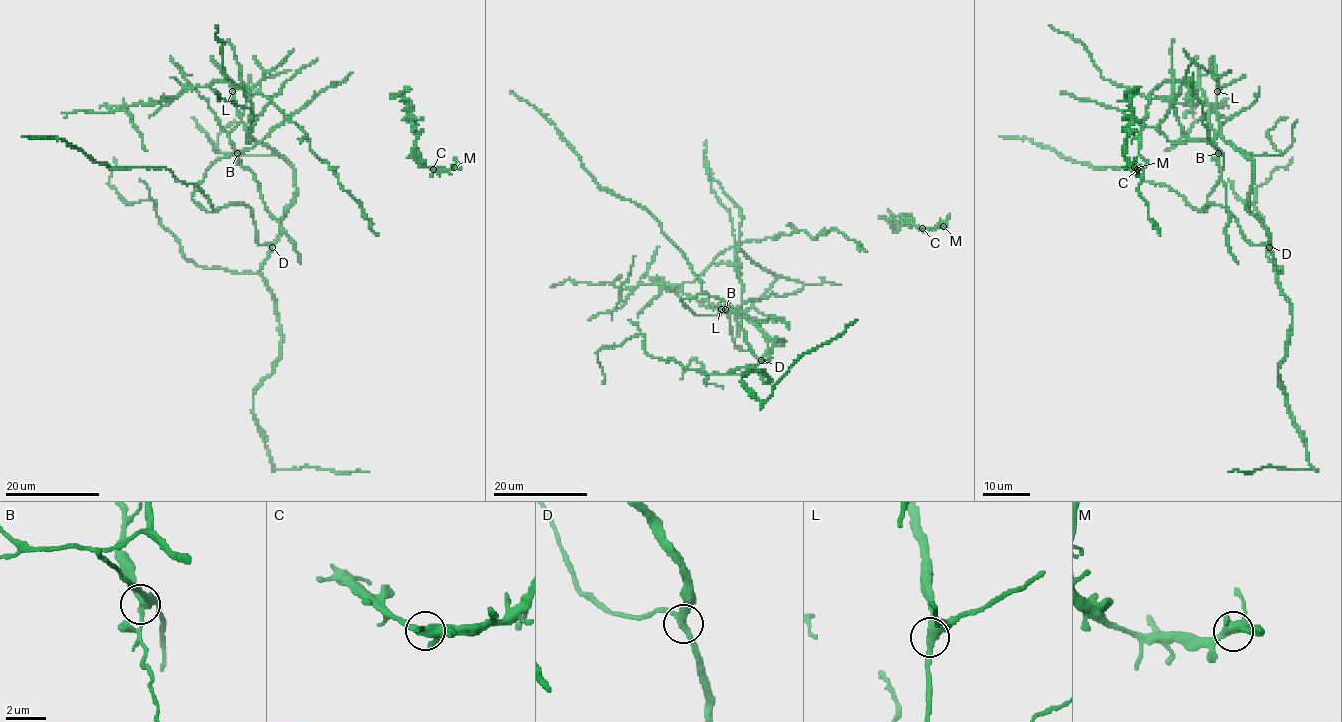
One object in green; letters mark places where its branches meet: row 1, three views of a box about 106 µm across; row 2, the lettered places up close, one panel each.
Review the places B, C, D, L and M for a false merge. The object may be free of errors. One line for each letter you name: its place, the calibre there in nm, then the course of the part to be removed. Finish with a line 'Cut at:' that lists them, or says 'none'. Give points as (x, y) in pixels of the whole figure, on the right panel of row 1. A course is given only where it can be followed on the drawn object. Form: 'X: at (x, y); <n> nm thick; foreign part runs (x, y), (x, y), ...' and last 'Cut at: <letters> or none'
B: at (1218, 153); 360 nm thick; foreign part runs (1218, 153), (1200, 86), (1164, 81), (1150, 93), (1139, 141), (1146, 165), (1138, 192), (1160, 236)
Cut at: B

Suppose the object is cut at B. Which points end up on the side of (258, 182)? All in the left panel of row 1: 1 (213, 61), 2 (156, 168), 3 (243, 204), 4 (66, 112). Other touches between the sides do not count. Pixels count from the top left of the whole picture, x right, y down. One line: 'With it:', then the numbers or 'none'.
With it: 4

